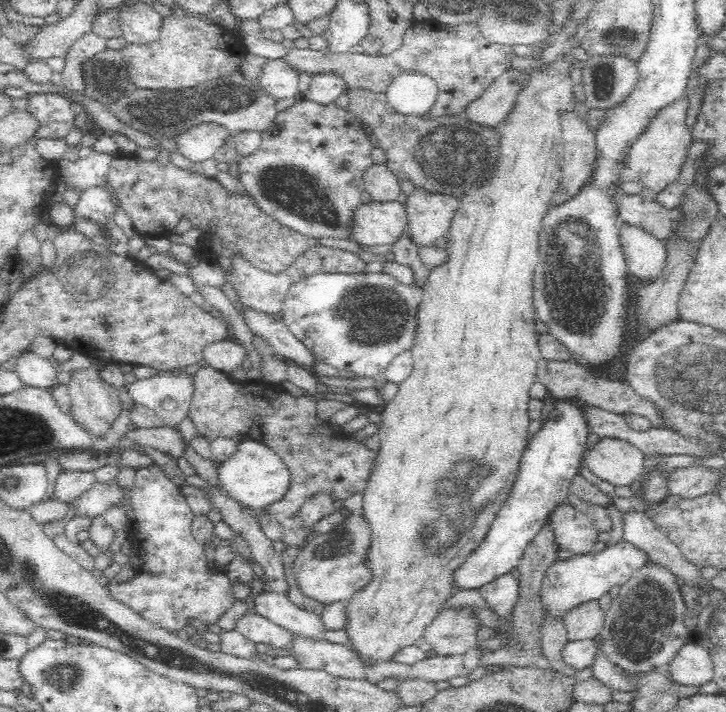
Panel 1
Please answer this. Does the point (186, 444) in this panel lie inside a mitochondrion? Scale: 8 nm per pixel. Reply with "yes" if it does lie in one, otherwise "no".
no

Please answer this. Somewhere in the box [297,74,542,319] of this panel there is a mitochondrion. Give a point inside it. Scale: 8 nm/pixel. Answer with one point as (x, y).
(455, 155)

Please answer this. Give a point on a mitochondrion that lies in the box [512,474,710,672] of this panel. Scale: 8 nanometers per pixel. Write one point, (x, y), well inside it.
(648, 621)

